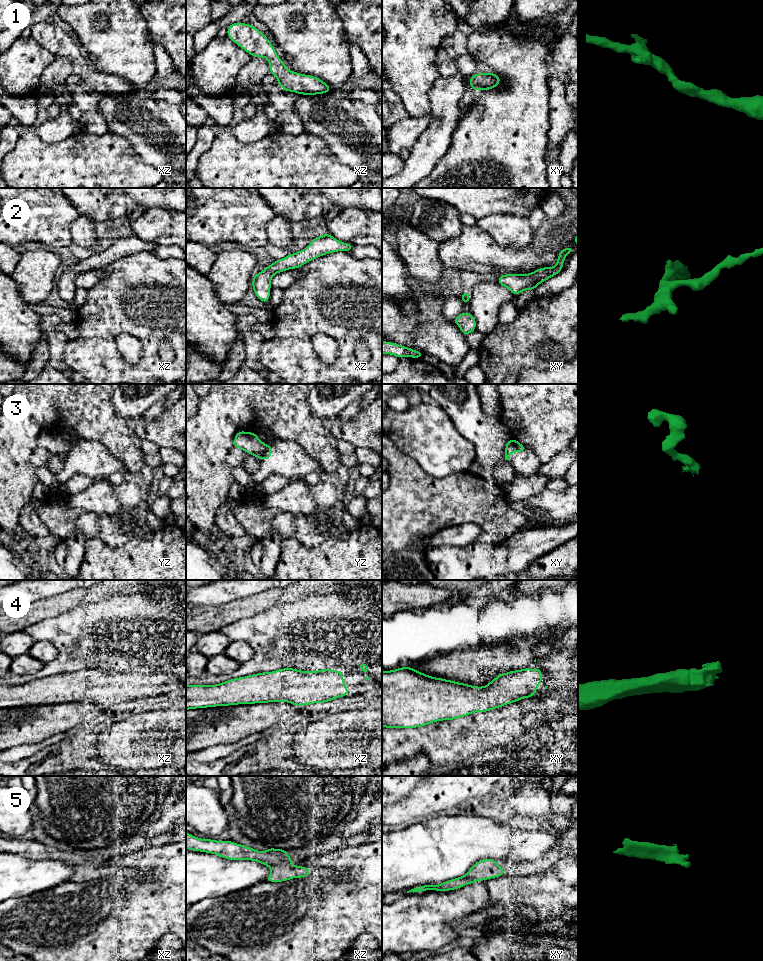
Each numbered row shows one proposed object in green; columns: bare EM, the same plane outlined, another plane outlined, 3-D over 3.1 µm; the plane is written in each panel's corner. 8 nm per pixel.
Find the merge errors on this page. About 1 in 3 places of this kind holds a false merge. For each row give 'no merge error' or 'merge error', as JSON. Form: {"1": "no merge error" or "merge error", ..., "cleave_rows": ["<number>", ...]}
{"1": "no merge error", "2": "no merge error", "3": "merge error", "4": "no merge error", "5": "no merge error", "cleave_rows": ["3"]}

